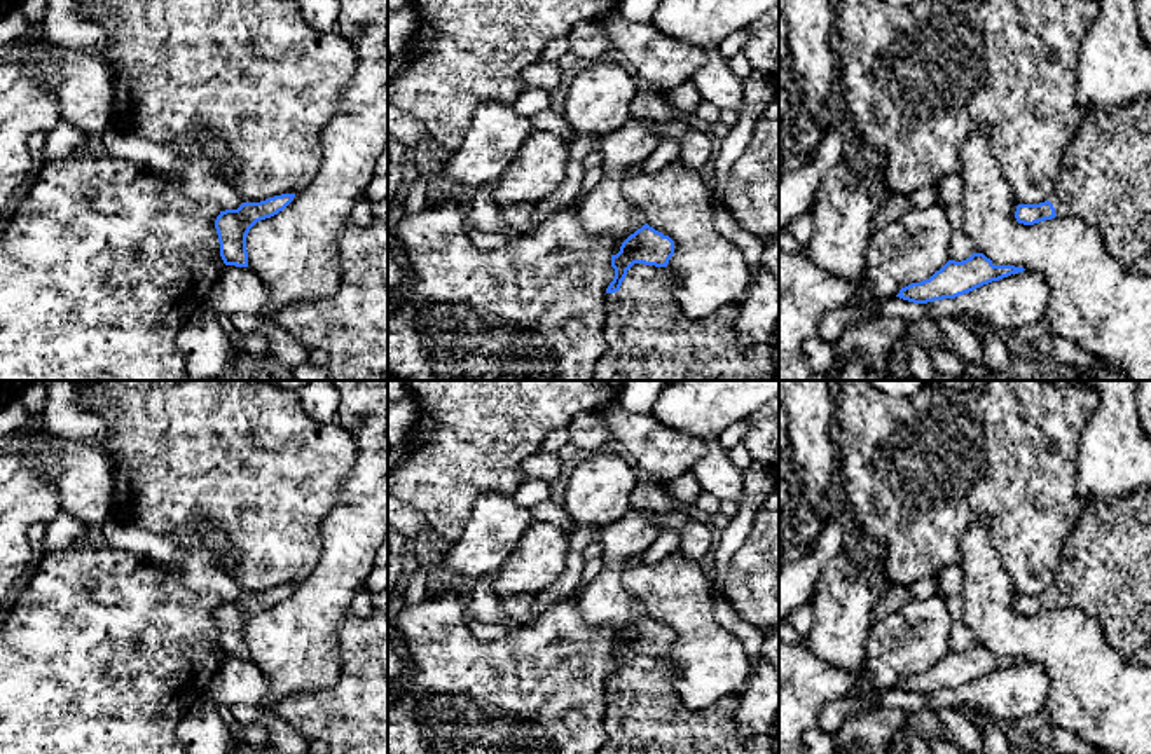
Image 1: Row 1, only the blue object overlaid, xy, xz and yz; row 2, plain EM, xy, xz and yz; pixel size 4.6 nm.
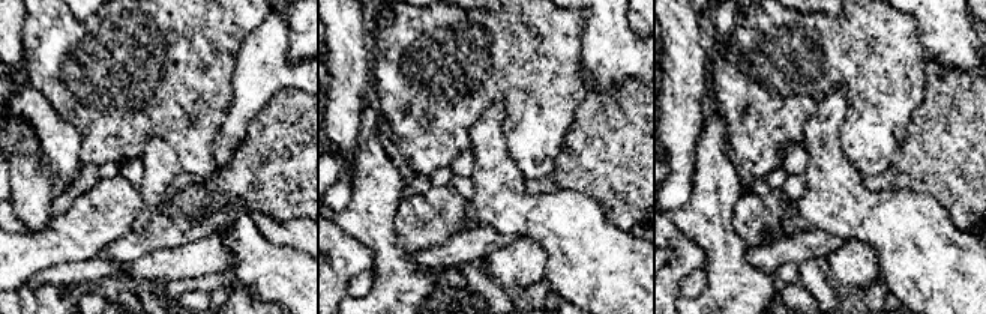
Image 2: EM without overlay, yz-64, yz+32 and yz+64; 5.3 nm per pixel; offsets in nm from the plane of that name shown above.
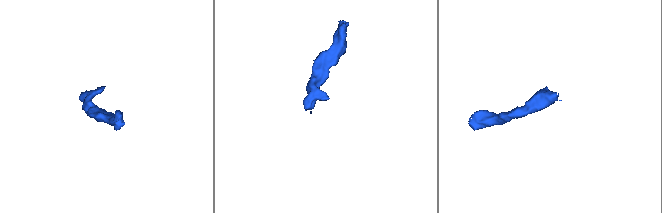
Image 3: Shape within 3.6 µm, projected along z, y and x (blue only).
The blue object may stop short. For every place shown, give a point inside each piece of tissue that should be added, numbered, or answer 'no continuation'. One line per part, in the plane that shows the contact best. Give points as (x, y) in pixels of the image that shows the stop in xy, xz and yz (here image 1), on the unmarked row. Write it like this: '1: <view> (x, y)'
1: xz (645, 714)

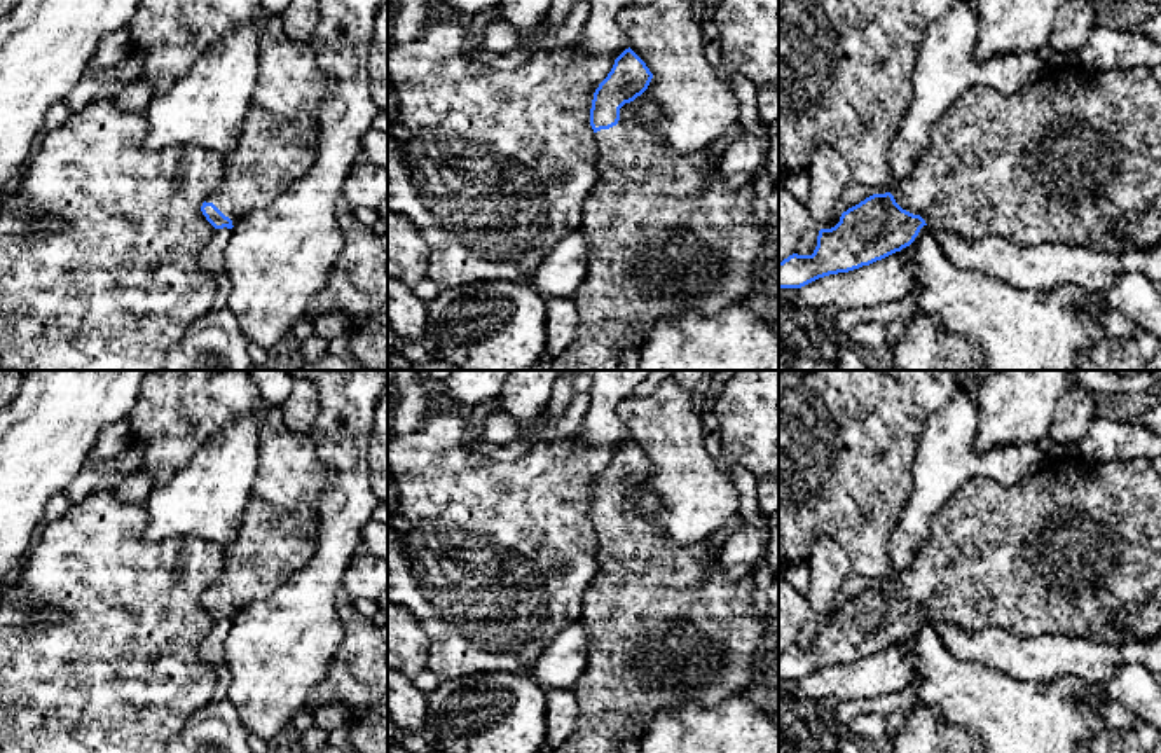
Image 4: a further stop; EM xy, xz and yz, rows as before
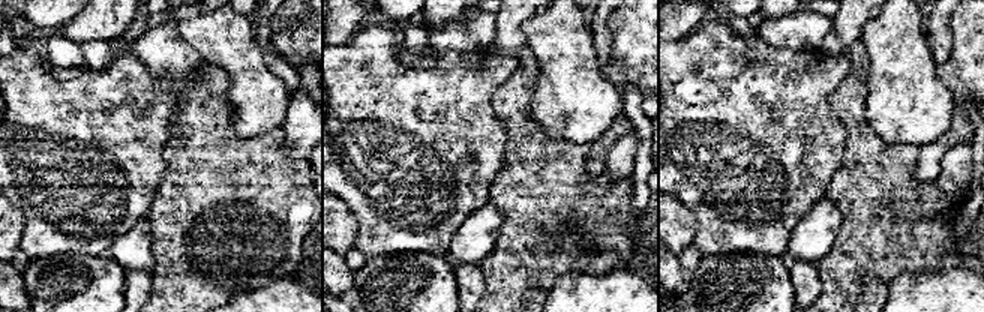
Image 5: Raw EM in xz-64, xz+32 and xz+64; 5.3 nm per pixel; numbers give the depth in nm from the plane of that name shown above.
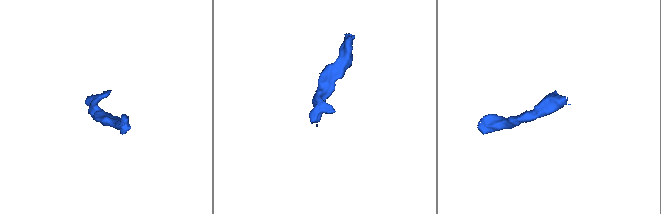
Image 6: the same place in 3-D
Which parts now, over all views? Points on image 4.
1: xz (666, 624)

